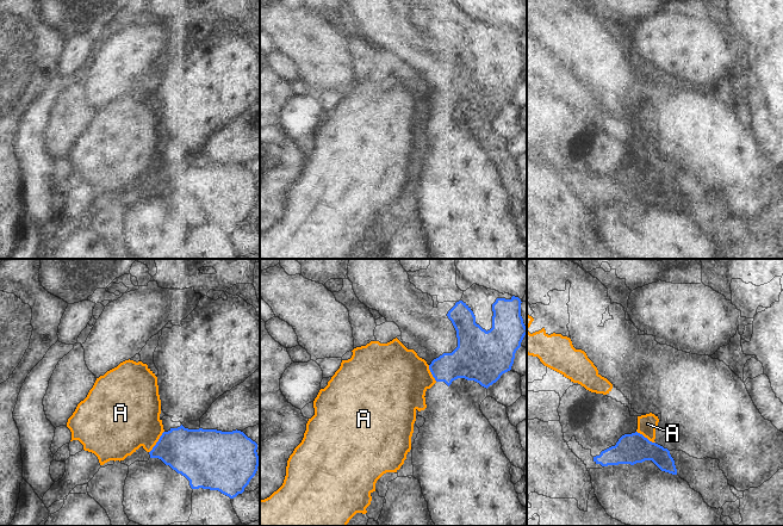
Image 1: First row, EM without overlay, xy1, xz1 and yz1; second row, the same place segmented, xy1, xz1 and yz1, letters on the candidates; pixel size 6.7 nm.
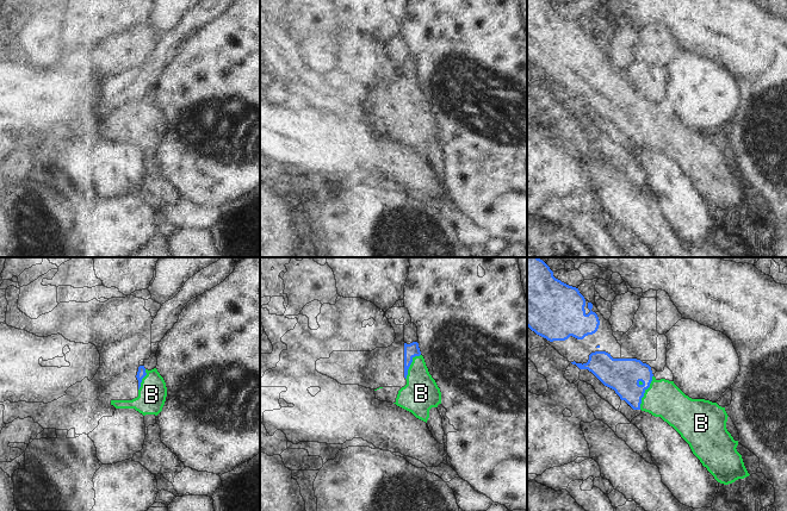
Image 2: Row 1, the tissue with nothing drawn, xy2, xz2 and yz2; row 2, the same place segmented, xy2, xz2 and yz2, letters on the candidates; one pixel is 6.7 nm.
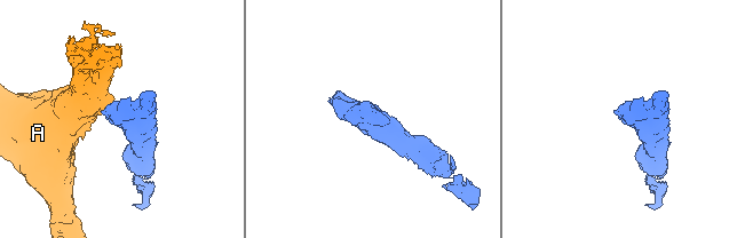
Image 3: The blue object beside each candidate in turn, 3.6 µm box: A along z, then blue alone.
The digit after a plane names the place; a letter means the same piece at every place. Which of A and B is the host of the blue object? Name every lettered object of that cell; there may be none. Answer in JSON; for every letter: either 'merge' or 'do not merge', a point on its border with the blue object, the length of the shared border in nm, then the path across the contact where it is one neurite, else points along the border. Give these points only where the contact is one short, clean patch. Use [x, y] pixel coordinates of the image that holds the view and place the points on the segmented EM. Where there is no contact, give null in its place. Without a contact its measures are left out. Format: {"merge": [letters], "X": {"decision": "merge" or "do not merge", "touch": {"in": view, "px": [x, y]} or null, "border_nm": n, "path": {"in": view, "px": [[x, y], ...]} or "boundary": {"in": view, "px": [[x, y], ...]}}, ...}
{"merge": ["B"], "A": {"decision": "do not merge", "touch": {"in": "xy1", "px": [157, 441]}, "border_nm": 180, "boundary": {"in": "xy1", "px": [[163, 431], [149, 452]]}}, "B": {"decision": "merge", "touch": {"in": "yz2", "px": [644, 392]}, "border_nm": 240, "path": {"in": "yz2", "px": [[623, 375], [627, 376], [644, 392], [663, 398]]}}}

